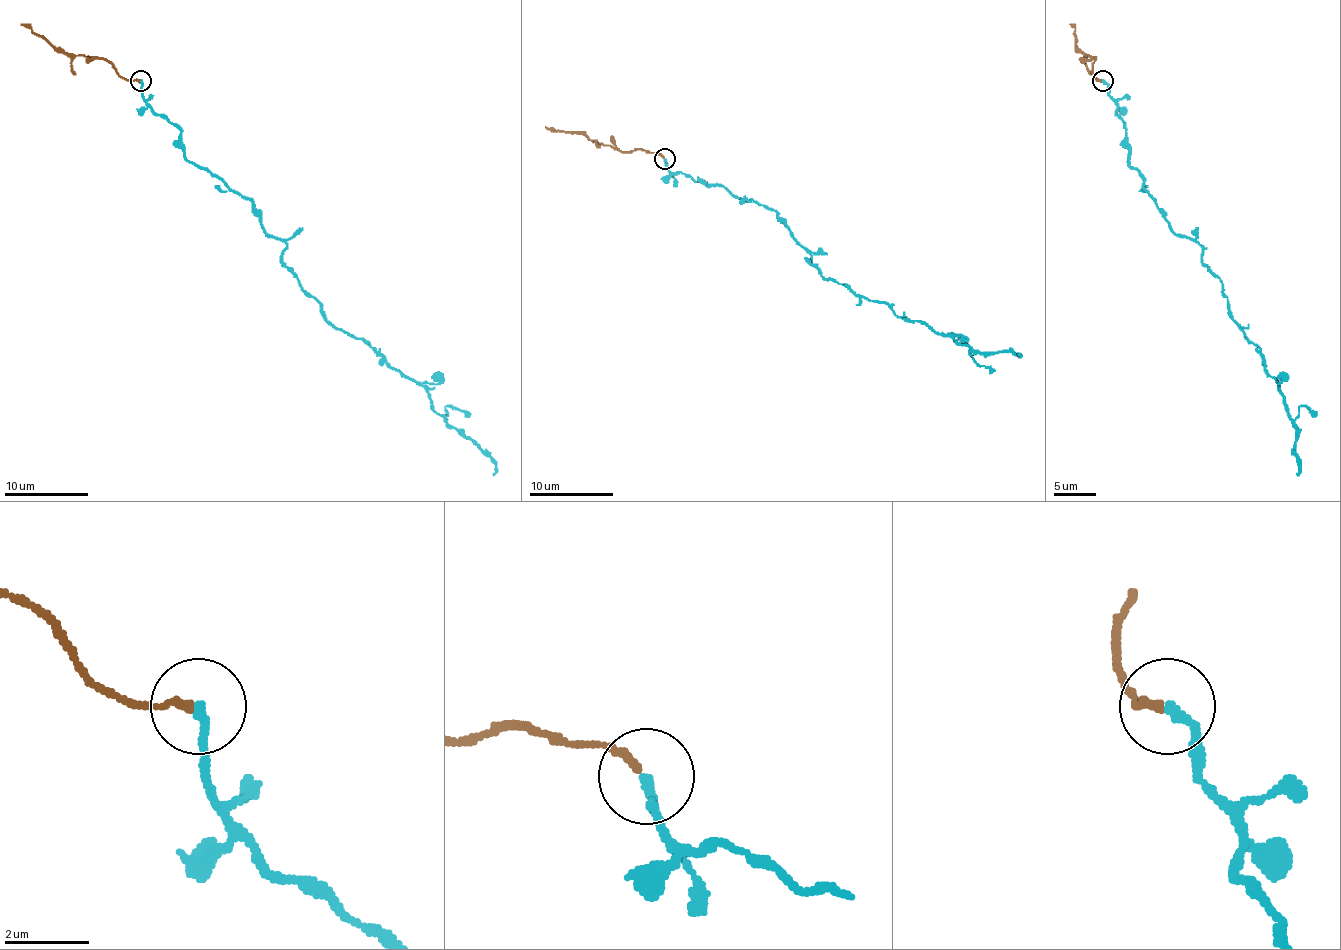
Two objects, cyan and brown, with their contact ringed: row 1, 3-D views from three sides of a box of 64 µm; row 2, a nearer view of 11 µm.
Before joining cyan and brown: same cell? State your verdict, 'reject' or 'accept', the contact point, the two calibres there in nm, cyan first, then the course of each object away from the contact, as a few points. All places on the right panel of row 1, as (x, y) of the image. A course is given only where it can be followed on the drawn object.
accept; place (1102, 80); calibres 240 and 180 nm; course cyan (1103, 81), (1126, 131), (1128, 163), (1170, 228), (1199, 245), (1229, 314), (1277, 381), (1294, 423), (1298, 476); course brown (1101, 81), (1092, 75), (1094, 58), (1086, 56), (1078, 47), (1075, 29), (1069, 24)

